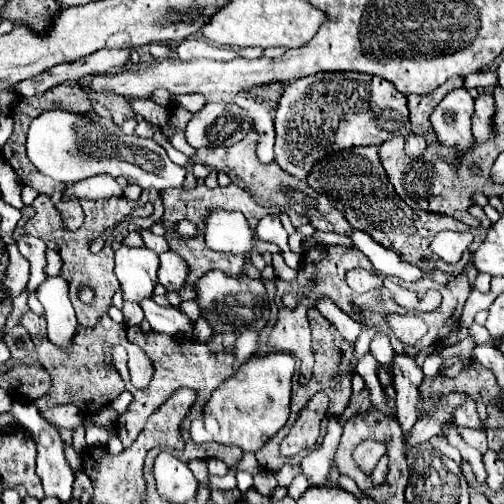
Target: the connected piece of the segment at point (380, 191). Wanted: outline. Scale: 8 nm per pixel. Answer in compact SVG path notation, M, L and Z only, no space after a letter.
M364 146L364 148L348 148L342 152L336 152L324 160L318 160L316 166L310 170L306 182L316 188L318 192L326 194L330 198L330 202L342 210L348 218L348 222L356 228L356 230L364 230L368 232L374 240L378 240L380 244L384 244L386 248L398 252L406 262L414 262L420 268L434 266L436 257L430 256L430 242L432 238L442 232L442 230L468 230L474 234L474 242L472 246L462 255L462 259L457 264L444 264L442 270L446 272L463 272L472 255L476 252L476 248L484 242L488 228L492 226L490 220L486 218L484 210L478 208L478 220L480 226L478 228L468 228L466 224L462 224L460 220L454 220L450 216L442 216L442 214L434 214L434 212L418 212L412 210L396 192L394 186L388 182L388 176L380 164L380 156L378 156L378 146Z

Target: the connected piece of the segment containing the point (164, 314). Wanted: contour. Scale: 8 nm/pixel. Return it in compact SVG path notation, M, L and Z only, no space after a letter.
M152 298L142 300L144 318L156 332L164 332L170 336L190 336L192 322L178 310L178 308L162 308Z

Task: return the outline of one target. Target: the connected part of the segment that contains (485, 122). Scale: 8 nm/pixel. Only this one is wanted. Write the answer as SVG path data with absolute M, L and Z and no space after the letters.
M482 92L476 98L476 108L472 114L472 132L478 142L484 142L492 136L492 116L494 116L494 98L488 92Z

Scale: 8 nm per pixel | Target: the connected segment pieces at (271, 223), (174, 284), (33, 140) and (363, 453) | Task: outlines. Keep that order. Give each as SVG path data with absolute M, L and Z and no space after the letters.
M264 216L258 226L256 226L258 238L266 240L266 242L274 242L282 248L282 252L288 252L288 232L284 230L282 222L278 216Z
M164 252L160 254L160 270L158 270L158 282L166 290L178 290L184 284L188 266L186 262L174 254L174 252Z
M48 110L42 112L36 120L32 120L30 124L30 132L28 132L28 142L26 142L26 150L28 150L28 158L30 162L46 176L60 180L60 182L78 182L96 174L110 174L114 178L124 176L130 184L138 184L140 188L156 188L156 190L164 190L164 188L182 188L184 178L186 178L186 170L184 166L174 164L166 150L162 146L158 146L154 140L144 140L138 138L134 134L126 136L118 126L114 126L114 122L110 118L100 118L96 112L88 112L88 114L72 114L72 112L64 112L64 110Z
M364 440L362 444L358 444L354 448L354 462L358 464L360 470L364 470L366 474L372 472L372 468L376 466L376 462L380 460L380 456L384 454L386 450L386 444L382 442L376 442L376 440Z

